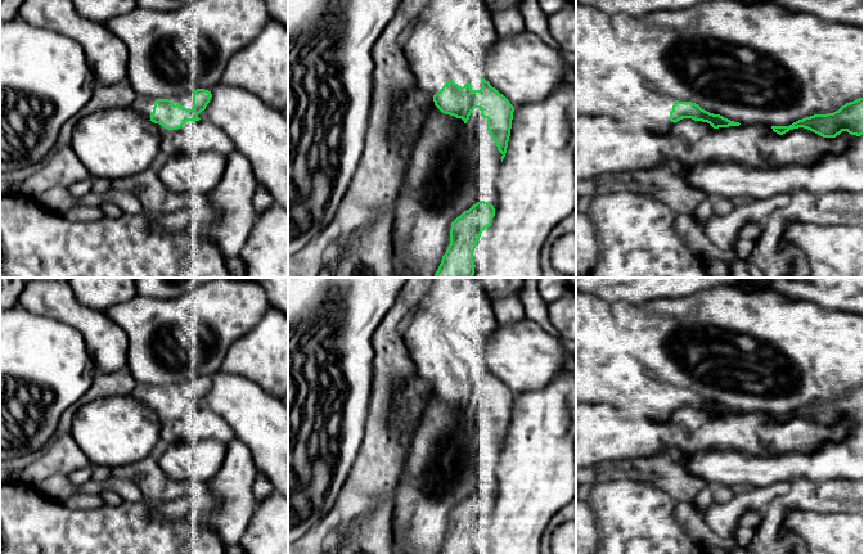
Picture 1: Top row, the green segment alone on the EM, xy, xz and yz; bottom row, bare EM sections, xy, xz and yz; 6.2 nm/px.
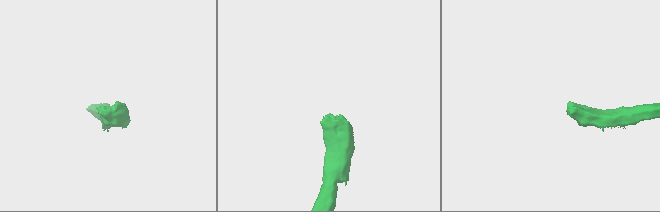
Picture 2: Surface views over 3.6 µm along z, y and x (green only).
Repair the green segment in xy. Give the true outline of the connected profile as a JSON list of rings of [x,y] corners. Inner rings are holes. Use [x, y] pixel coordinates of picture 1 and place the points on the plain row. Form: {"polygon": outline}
{"polygon": [[[197,377],[193,380],[193,396],[186,397],[181,392],[174,392],[168,387],[145,387],[136,384],[131,395],[148,405],[152,410],[162,413],[167,418],[183,415],[188,409],[199,409],[198,402],[206,397],[212,386],[211,379]]]}

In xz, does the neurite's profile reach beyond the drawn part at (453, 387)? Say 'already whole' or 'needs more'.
needs more

